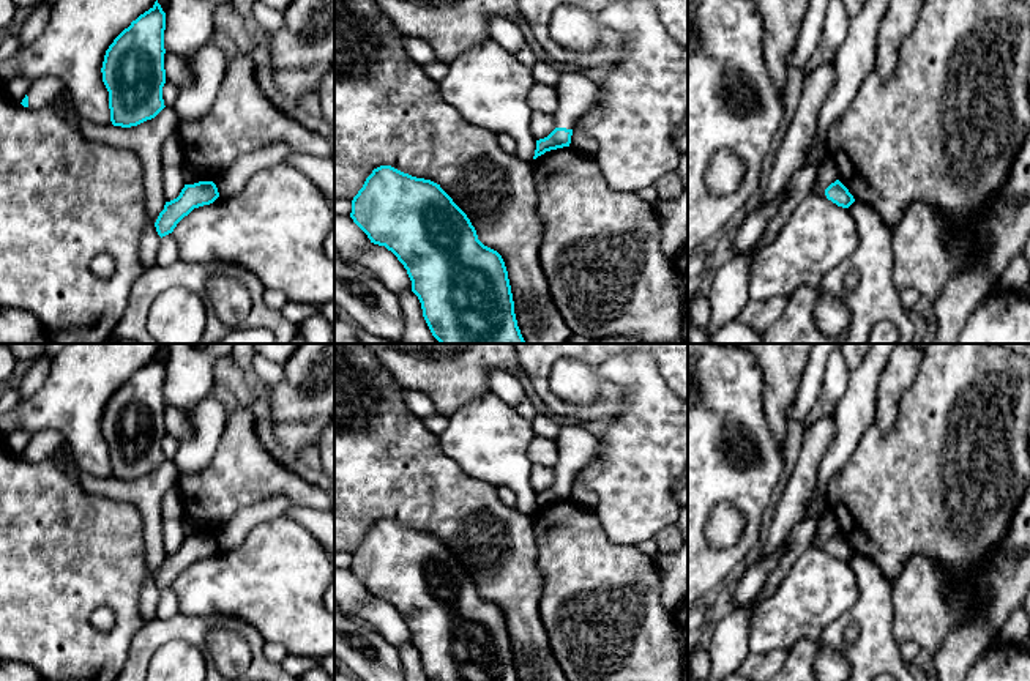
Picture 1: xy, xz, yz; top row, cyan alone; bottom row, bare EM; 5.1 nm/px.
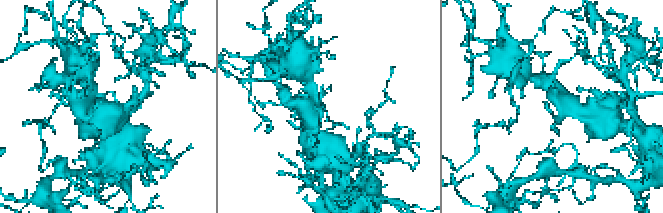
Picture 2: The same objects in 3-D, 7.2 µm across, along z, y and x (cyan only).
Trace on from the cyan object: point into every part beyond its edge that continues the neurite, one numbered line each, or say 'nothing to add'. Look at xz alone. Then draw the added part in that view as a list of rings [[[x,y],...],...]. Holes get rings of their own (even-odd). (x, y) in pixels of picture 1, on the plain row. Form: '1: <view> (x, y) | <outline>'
1: xz (576, 446) | [[[562,426],[555,440],[558,463],[555,481],[573,482],[579,470],[587,467],[599,452],[599,438],[577,426]]]

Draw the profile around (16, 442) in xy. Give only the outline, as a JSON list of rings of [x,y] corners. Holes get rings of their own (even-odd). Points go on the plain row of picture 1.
[[[13,432],[9,435],[6,435],[6,448],[14,454],[14,456],[22,456],[22,452],[25,451],[28,441],[32,440],[30,432]]]

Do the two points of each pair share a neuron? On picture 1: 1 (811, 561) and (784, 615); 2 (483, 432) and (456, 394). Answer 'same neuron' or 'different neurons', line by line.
1: same neuron
2: different neurons

